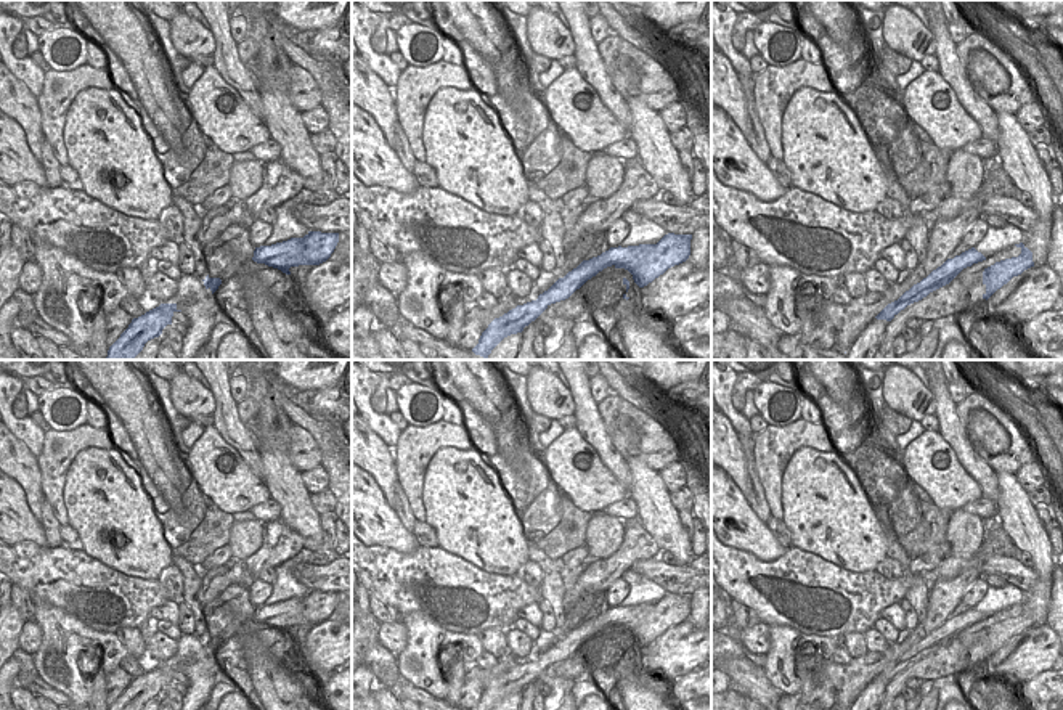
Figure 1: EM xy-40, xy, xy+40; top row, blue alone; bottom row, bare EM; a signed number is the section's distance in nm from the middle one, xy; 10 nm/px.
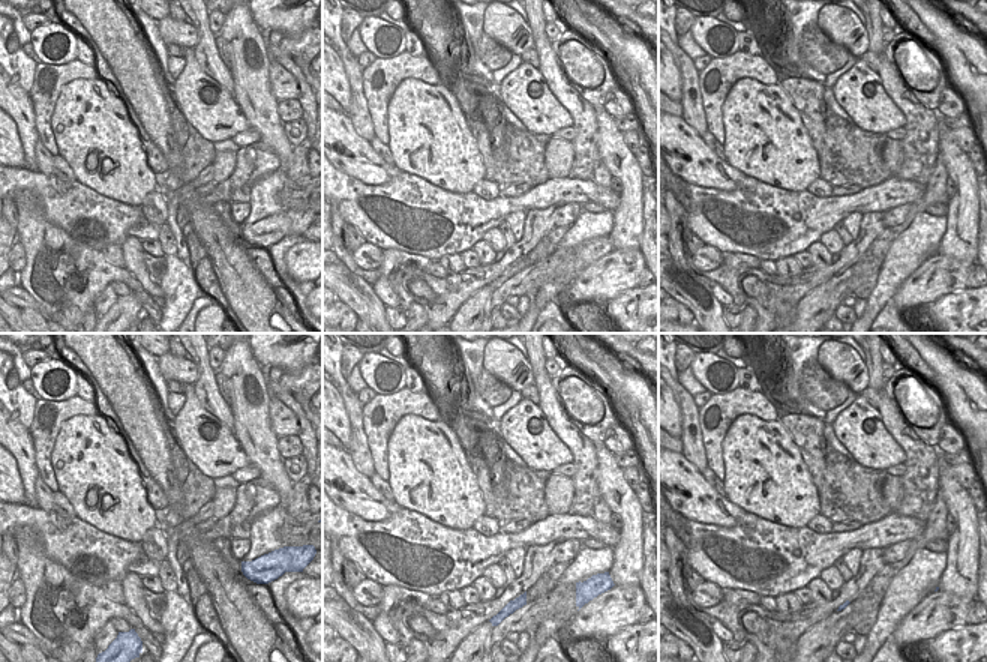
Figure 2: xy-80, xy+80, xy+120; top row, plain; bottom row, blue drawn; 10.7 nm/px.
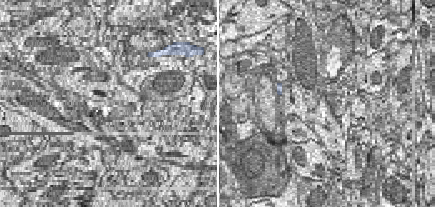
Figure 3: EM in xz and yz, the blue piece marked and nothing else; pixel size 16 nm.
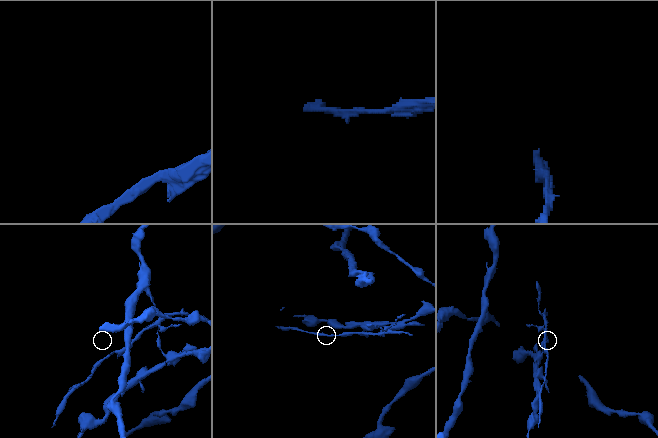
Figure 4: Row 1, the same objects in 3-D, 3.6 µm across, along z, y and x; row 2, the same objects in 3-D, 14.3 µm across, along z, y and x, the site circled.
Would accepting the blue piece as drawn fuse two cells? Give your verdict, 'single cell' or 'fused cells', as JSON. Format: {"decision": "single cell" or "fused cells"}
{"decision": "fused cells"}

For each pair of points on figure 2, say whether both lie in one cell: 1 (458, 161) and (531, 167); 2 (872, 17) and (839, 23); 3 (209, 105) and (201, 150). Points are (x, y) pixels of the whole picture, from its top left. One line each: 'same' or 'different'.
1: different
2: different
3: different

